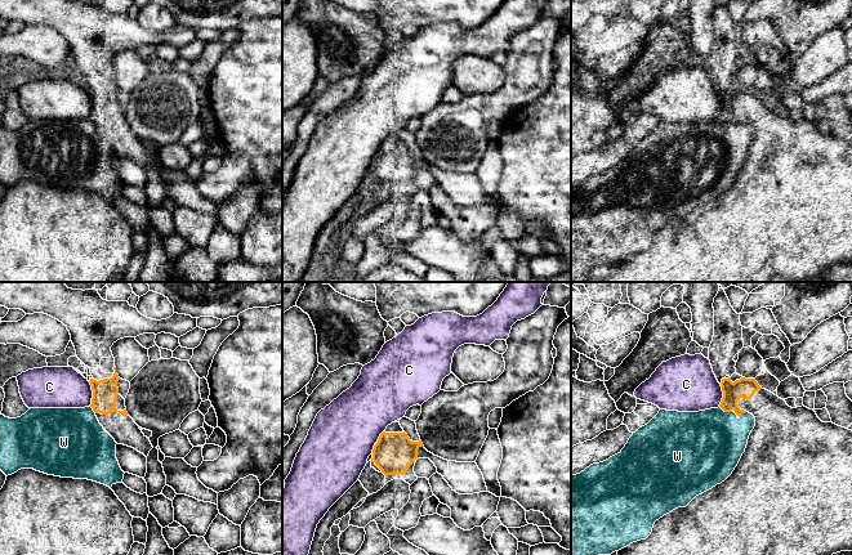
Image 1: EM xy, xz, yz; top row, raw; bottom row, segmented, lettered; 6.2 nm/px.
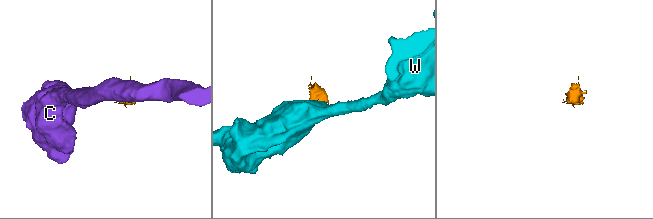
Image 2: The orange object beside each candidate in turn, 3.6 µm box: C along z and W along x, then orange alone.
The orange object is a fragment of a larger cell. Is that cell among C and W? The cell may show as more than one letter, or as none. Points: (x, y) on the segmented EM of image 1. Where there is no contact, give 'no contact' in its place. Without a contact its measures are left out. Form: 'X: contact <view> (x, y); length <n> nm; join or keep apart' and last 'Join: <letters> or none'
C: contact xy (93, 393); length 150 nm; keep apart
W: contact yz (726, 411); length 90 nm; keep apart
Join: none

